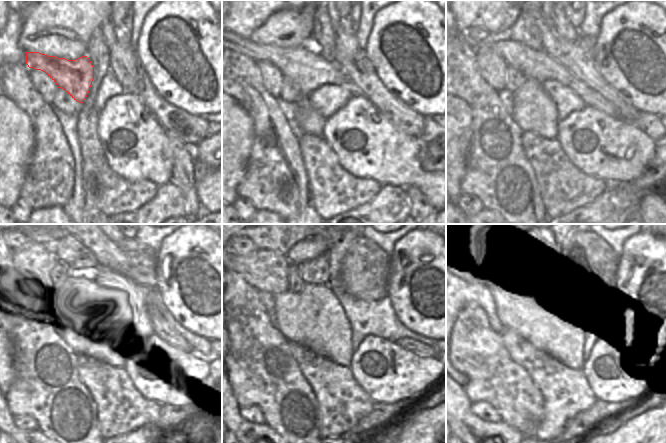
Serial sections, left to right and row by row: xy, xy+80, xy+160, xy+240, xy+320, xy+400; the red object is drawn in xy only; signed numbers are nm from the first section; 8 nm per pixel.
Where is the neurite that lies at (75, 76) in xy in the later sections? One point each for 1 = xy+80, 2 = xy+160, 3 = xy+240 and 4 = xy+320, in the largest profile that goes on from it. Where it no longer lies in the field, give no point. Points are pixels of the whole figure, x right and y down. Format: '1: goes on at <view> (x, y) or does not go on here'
1: goes on at xy+80 (308, 70)
2: goes on at xy+160 (536, 64)
3: goes on at xy+240 (154, 322)
4: goes on at xy+320 (408, 344)

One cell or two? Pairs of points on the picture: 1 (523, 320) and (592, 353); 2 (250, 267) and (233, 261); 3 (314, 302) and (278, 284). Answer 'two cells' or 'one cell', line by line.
1: two cells
2: one cell
3: two cells

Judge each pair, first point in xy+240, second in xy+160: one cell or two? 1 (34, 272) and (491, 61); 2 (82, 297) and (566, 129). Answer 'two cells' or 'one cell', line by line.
1: one cell
2: two cells

